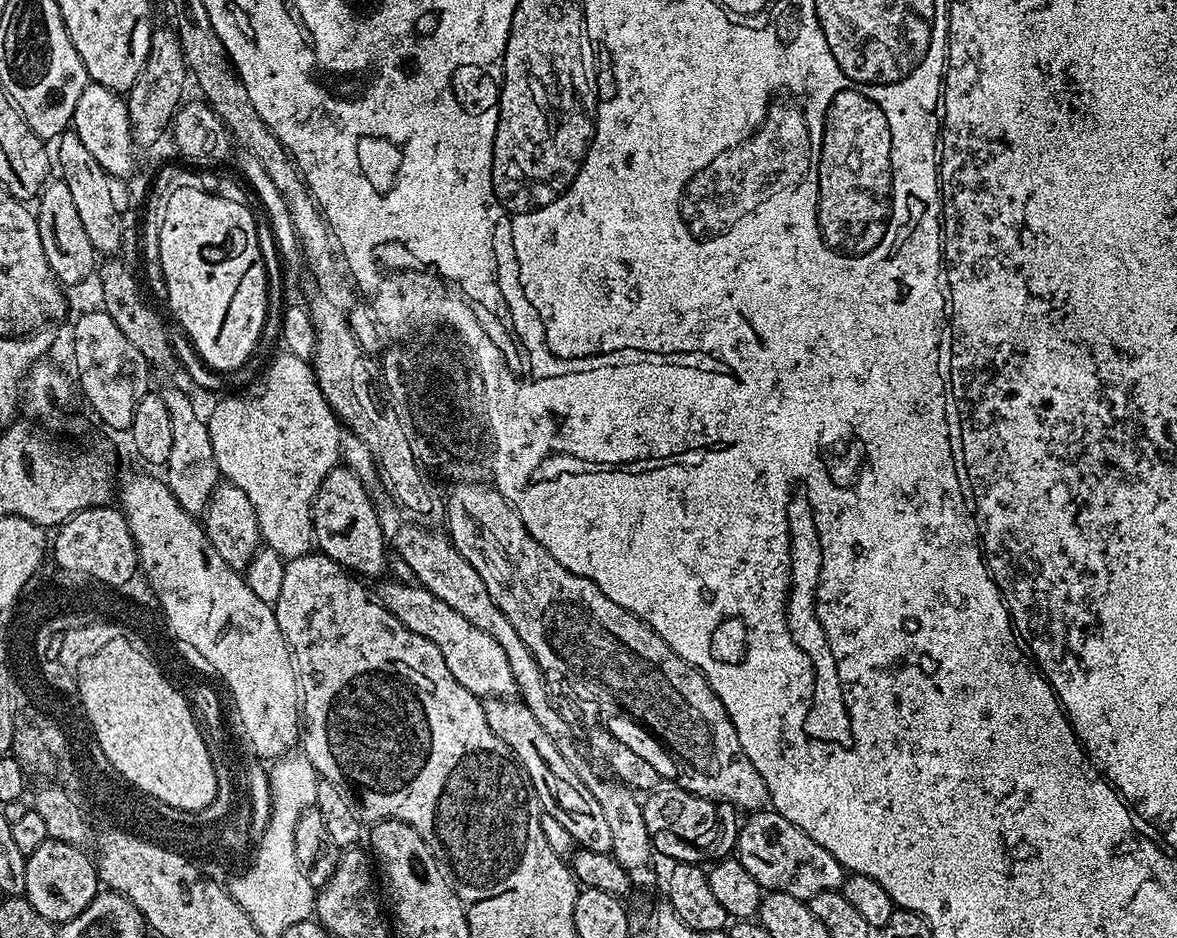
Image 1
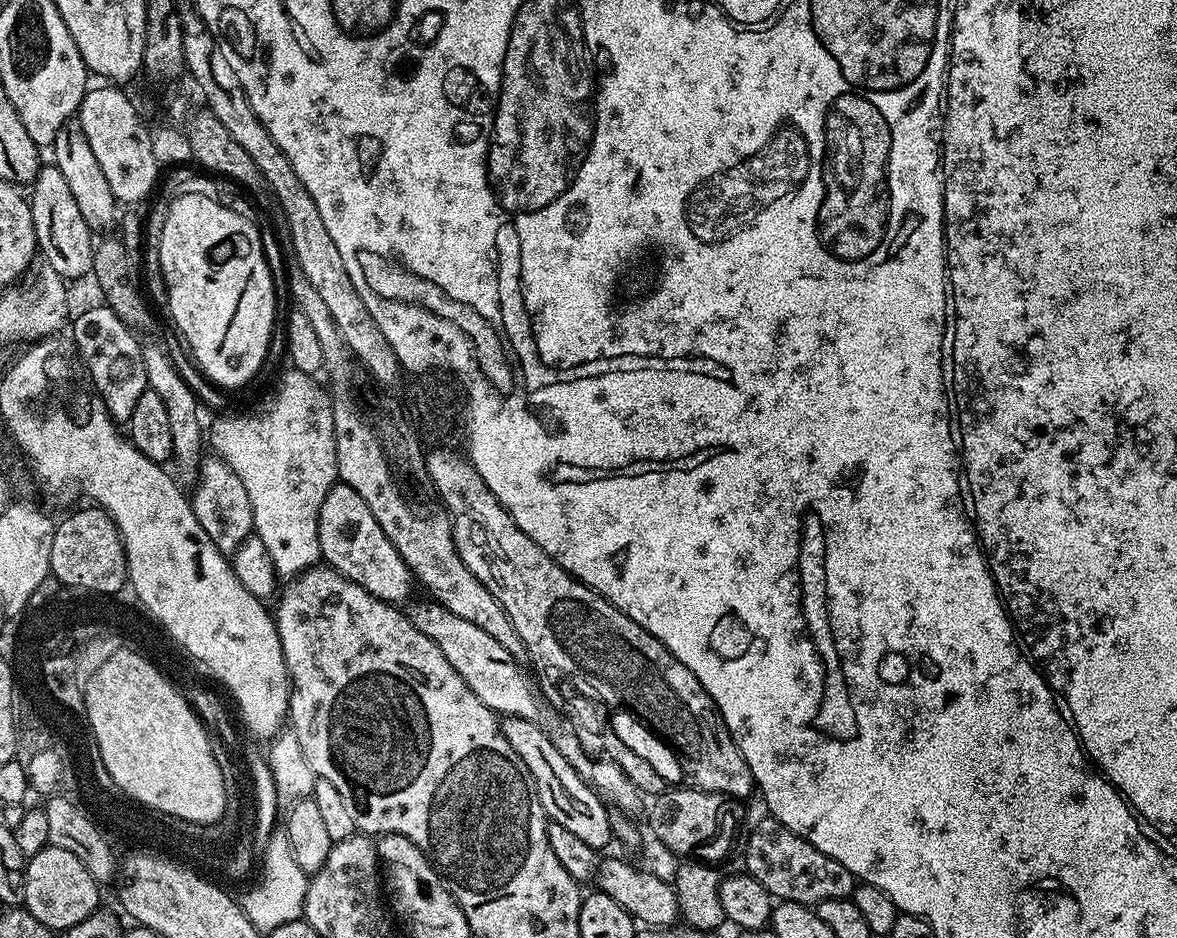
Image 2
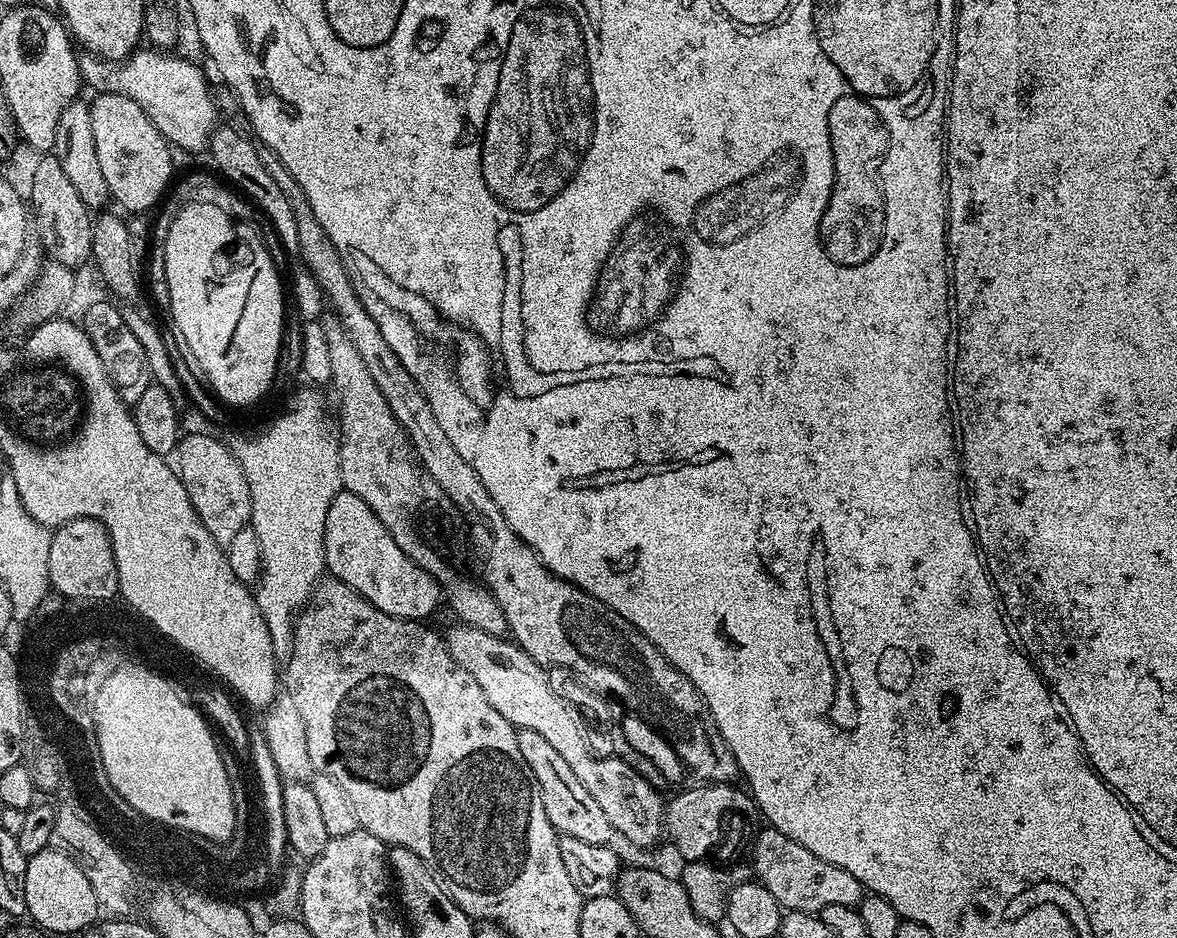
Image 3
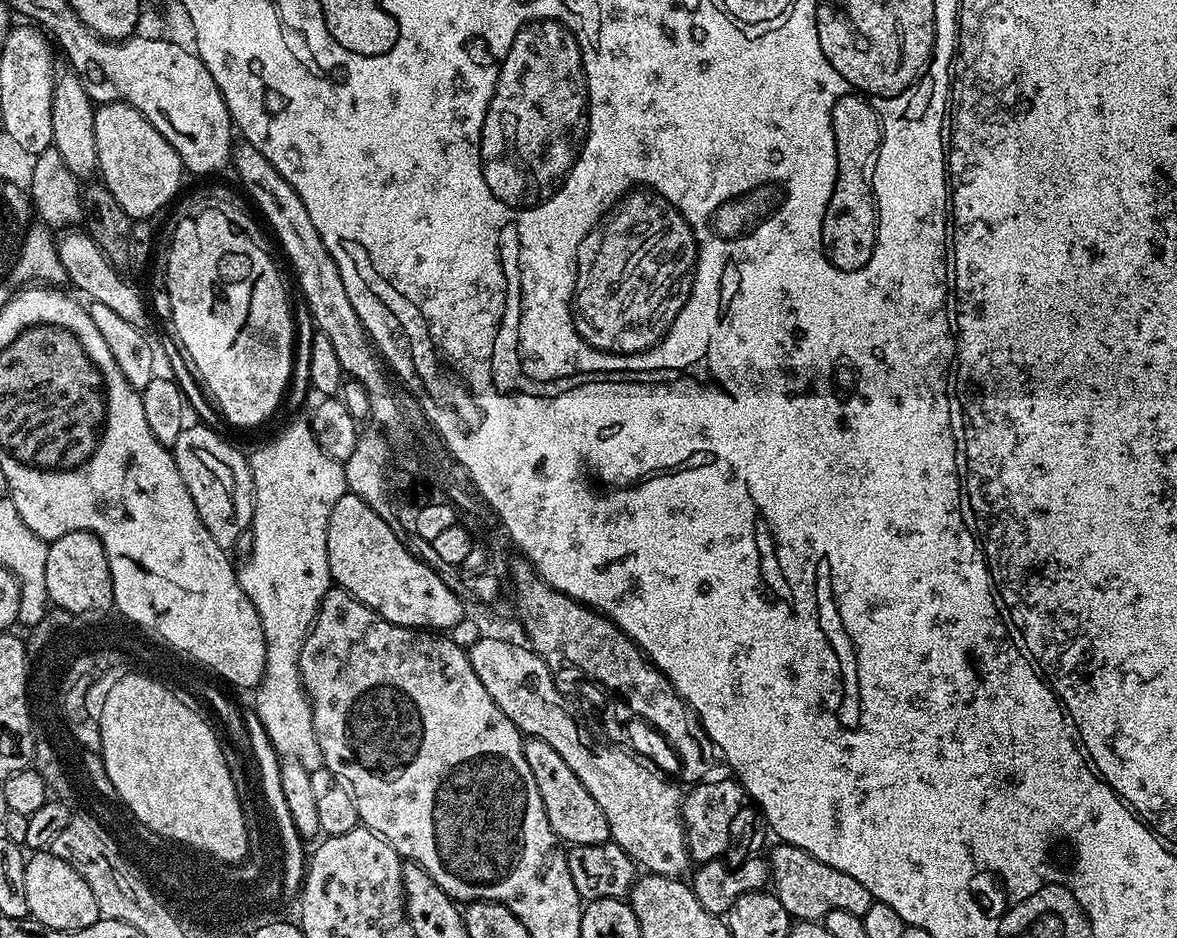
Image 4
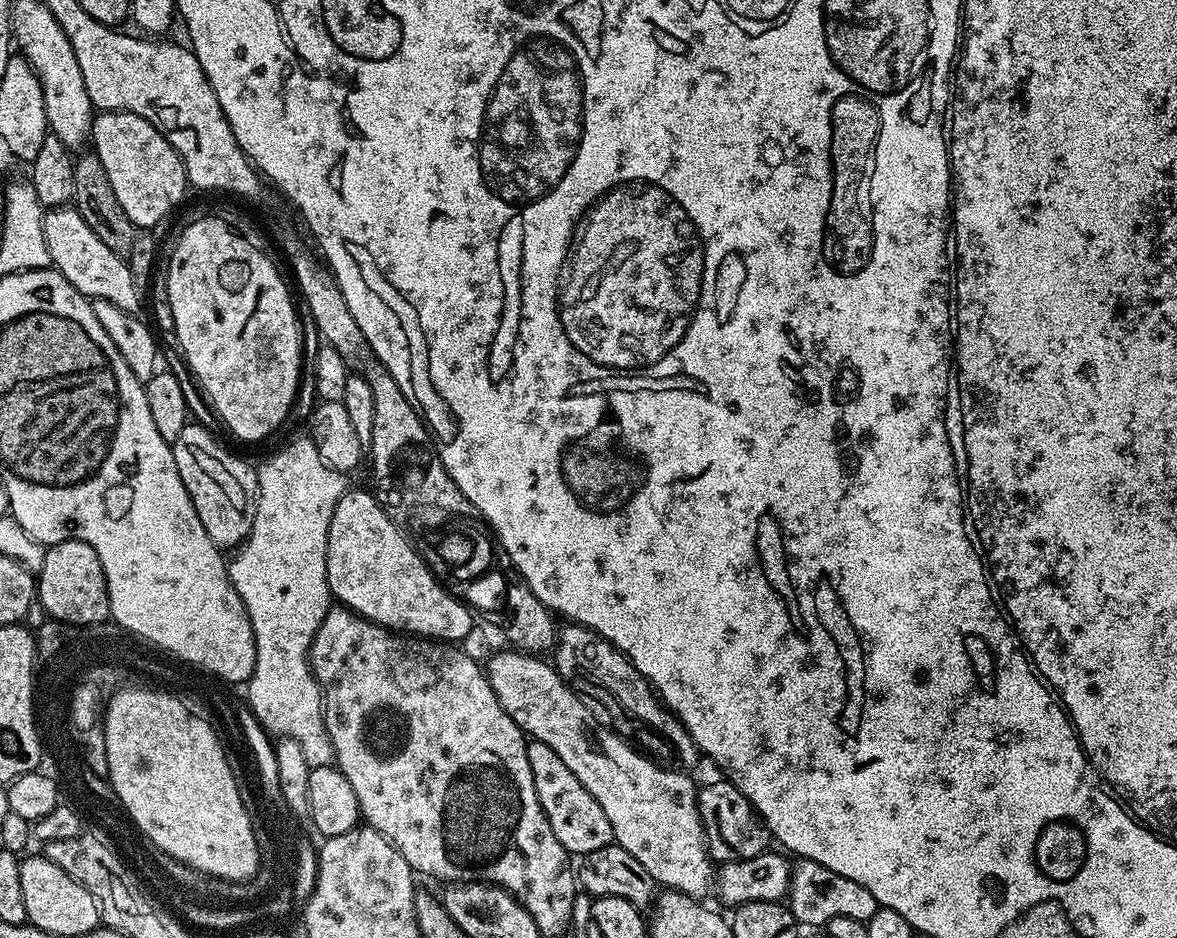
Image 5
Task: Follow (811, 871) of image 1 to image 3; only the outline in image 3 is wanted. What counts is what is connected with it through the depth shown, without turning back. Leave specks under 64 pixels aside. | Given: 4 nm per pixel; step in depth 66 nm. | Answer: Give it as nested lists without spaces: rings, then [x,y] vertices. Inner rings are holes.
[[[764,826],[757,834],[756,841],[752,844],[750,867],[755,879],[766,886],[770,894],[774,894],[781,909],[790,912],[818,914],[826,906],[854,908],[866,894],[864,885],[858,882],[858,878],[854,878],[854,874],[842,870],[842,866],[834,866],[818,858],[818,854],[810,854],[806,846],[794,842],[794,838],[786,838],[786,834],[771,826]]]

